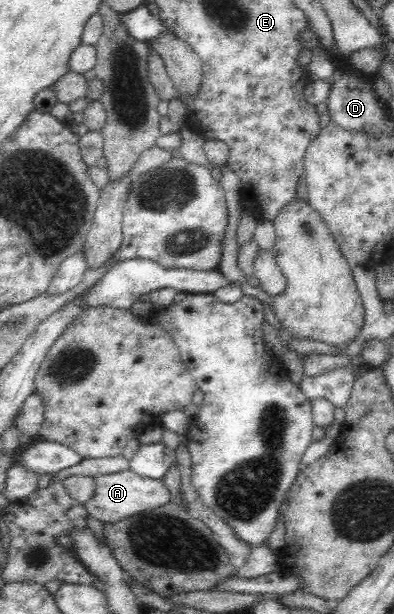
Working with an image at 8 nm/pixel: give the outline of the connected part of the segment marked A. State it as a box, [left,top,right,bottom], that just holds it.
[84,468,171,523]

